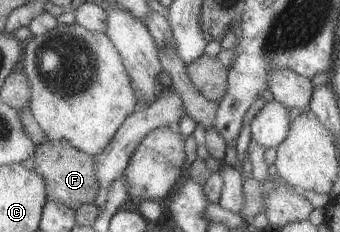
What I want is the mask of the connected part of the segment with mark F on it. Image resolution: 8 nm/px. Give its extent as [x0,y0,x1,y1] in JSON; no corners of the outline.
[32,140,101,210]

